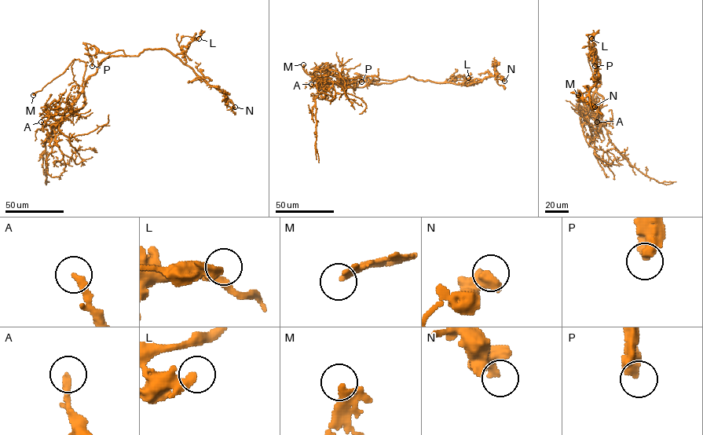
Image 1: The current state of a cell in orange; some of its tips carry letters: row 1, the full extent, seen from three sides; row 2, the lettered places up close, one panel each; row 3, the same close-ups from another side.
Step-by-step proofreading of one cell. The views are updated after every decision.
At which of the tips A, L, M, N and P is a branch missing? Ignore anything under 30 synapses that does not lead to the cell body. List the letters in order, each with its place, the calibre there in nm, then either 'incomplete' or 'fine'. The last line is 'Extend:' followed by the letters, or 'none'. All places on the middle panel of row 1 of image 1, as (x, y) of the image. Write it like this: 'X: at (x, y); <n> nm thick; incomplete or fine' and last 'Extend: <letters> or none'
A: at (311, 84); 280 nm thick; incomplete
L: at (468, 78); 400 nm thick; fine
M: at (303, 64); 240 nm thick; incomplete
N: at (504, 81); 240 nm thick; fine
P: at (361, 82); 480 nm thick; fine
Extend: A, M

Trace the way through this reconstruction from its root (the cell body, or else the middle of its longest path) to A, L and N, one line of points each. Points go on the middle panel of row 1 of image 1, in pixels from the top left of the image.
A: (367, 83), (362, 87), (356, 87), (353, 83), (354, 89), (342, 82), (330, 82), (324, 88), (311, 84)
L: (367, 83), (390, 83), (408, 76), (437, 82), (448, 82), (453, 78), (461, 75), (468, 78)
N: (367, 83), (390, 83), (408, 76), (424, 81), (468, 85), (493, 76), (502, 76), (504, 81)

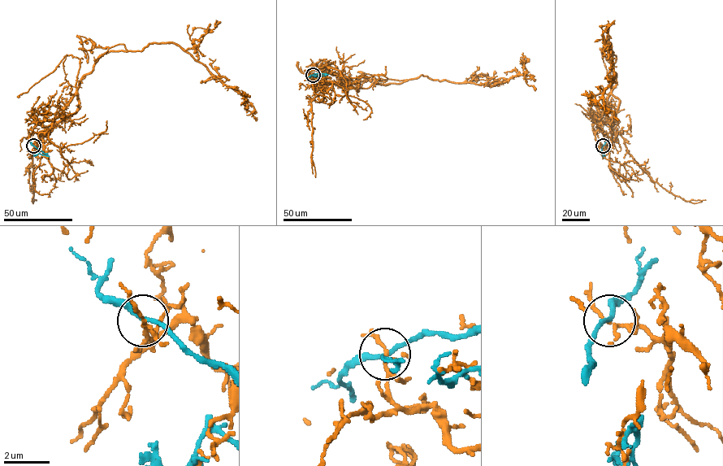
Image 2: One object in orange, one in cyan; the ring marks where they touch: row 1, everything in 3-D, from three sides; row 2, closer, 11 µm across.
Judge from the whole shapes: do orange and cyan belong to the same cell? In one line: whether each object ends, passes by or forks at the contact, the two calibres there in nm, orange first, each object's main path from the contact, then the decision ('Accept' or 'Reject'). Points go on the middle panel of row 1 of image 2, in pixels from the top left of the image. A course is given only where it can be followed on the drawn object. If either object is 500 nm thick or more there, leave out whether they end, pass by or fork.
At the ring orange forks. At the ring cyan passes by. Thickness 120 nm (orange) against 180 nm. Course of orange: (313, 75), (357, 91), (357, 83), (368, 88), (421, 75), (492, 85), (524, 67), (535, 90). Course of cyan: (313, 75), (326, 75), (313, 76). Reject

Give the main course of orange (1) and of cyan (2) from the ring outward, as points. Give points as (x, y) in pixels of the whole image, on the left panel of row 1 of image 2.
1: (33, 145), (41, 147), (78, 109), (80, 80), (102, 54), (153, 43), (177, 44), (238, 90), (256, 120)
2: (33, 145), (47, 155), (37, 153), (33, 156)

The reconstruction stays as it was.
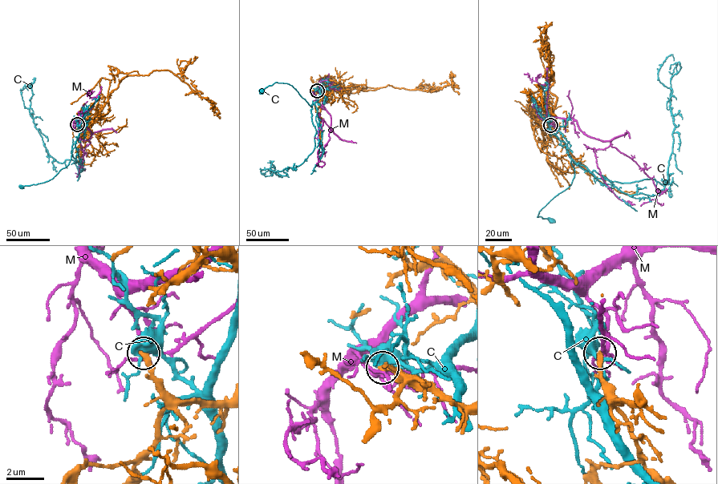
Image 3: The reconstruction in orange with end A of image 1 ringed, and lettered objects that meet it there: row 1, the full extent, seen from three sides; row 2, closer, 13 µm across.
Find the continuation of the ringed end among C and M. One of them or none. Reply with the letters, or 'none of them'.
none of them

